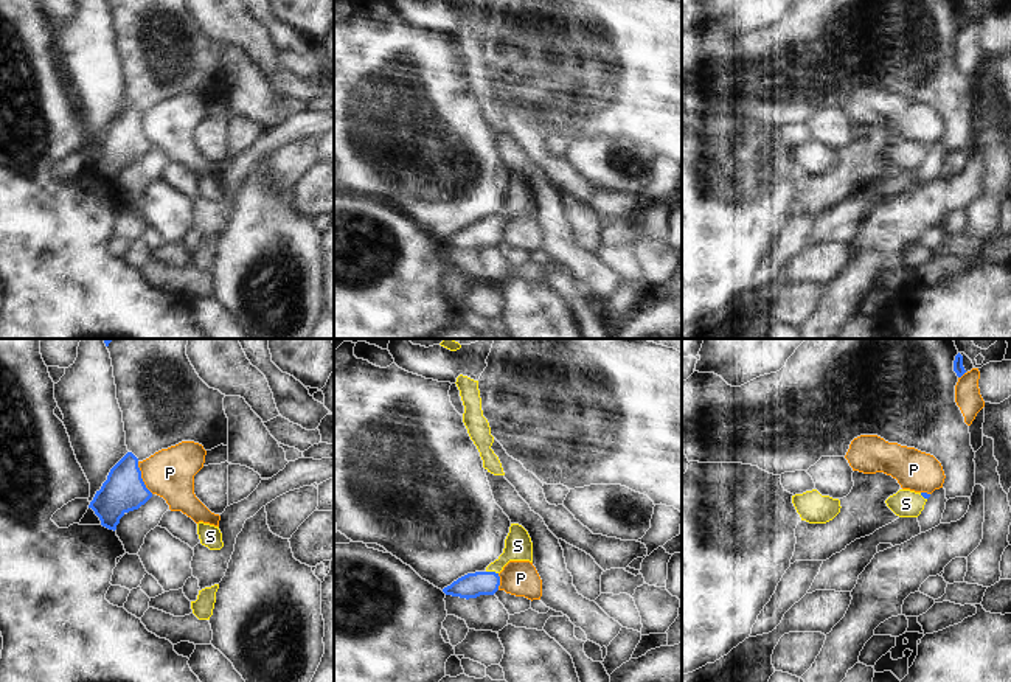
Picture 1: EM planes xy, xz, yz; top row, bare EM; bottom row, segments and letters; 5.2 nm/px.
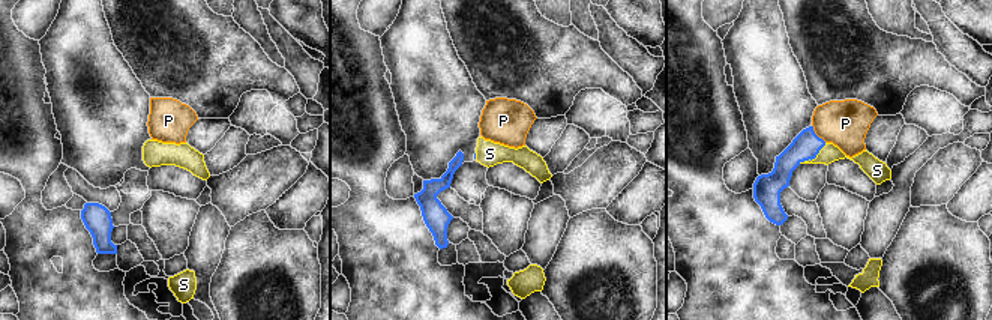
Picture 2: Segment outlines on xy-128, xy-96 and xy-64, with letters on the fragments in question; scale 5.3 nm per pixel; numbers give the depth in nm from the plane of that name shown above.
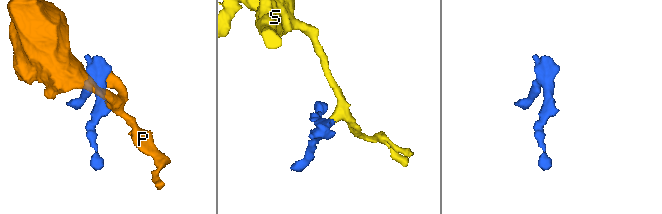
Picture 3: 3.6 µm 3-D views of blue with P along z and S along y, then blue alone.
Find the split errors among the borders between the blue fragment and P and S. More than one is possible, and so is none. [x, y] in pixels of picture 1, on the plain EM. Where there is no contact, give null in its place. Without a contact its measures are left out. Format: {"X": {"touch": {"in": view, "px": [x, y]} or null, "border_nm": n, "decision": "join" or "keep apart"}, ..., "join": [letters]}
{"P": {"touch": {"in": "xy", "px": [140, 129]}, "border_nm": 190, "decision": "keep apart"}, "S": {"touch": {"in": "xz", "px": [493, 224]}, "border_nm": 70, "decision": "join"}, "join": ["S"]}

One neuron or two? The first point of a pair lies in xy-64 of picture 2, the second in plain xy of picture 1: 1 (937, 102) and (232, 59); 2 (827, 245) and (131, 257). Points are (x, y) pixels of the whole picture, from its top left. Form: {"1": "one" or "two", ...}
{"1": "one", "2": "two"}

